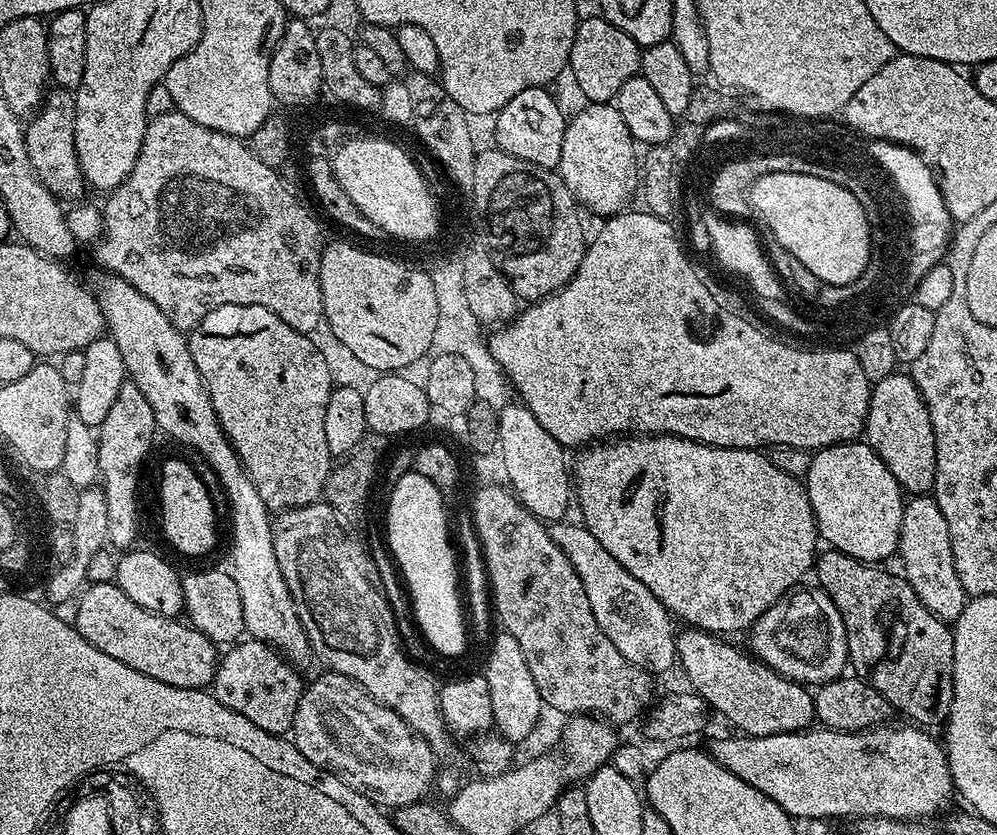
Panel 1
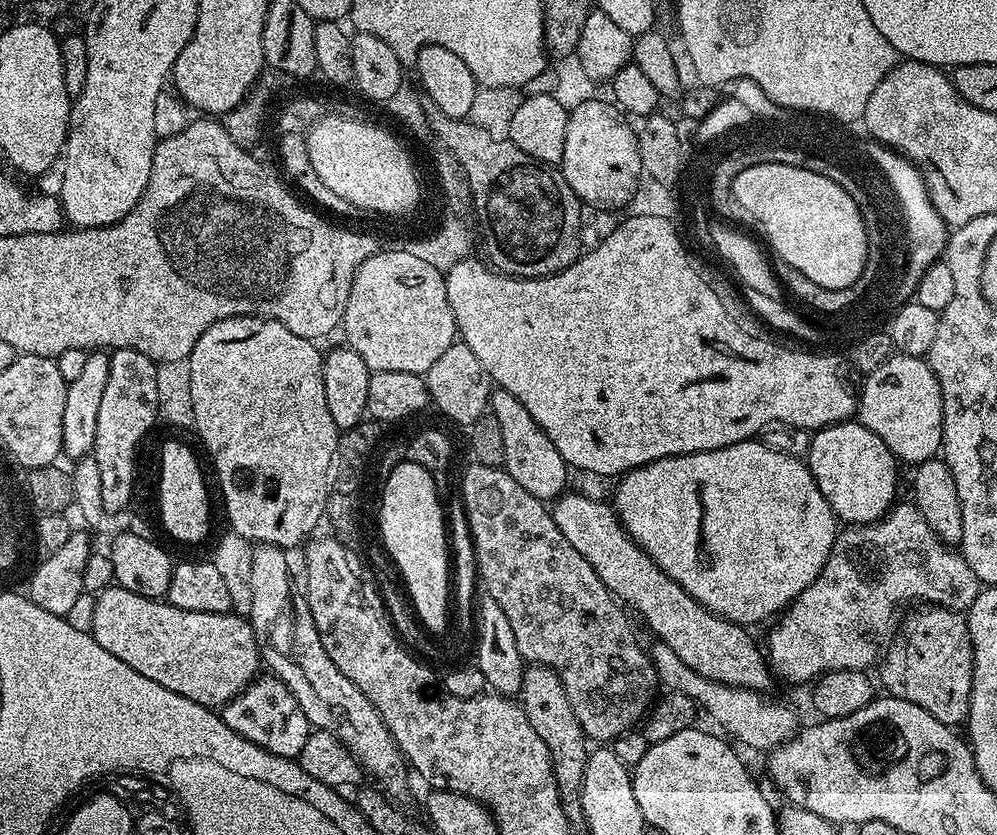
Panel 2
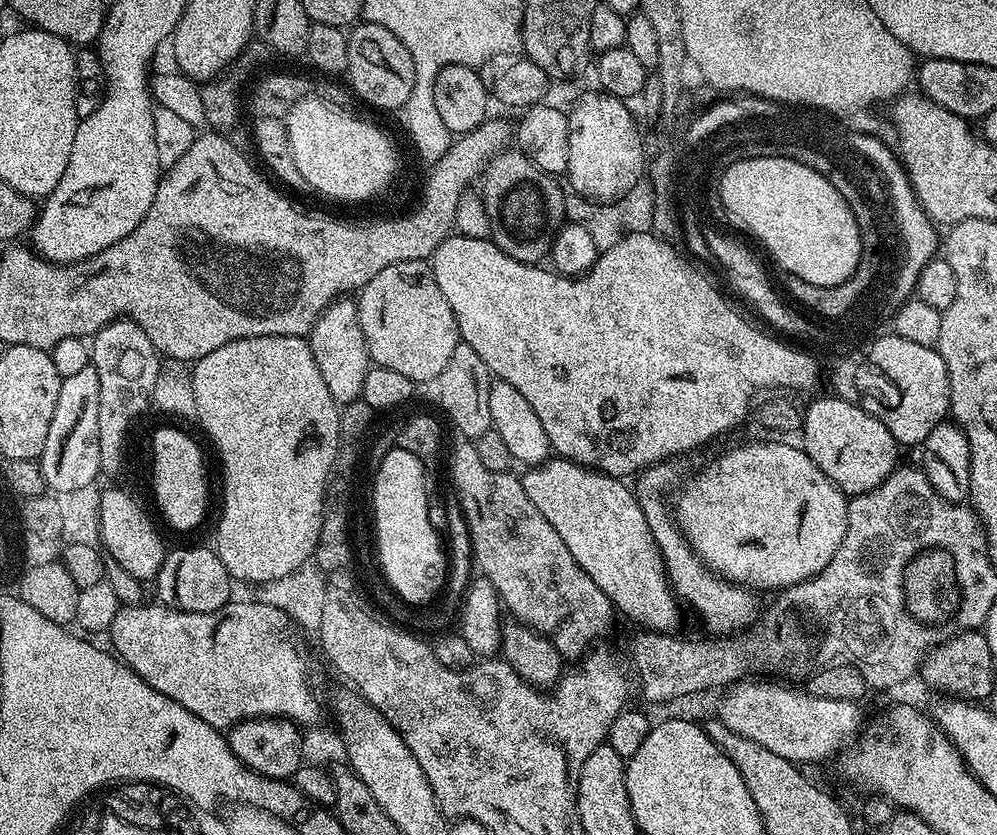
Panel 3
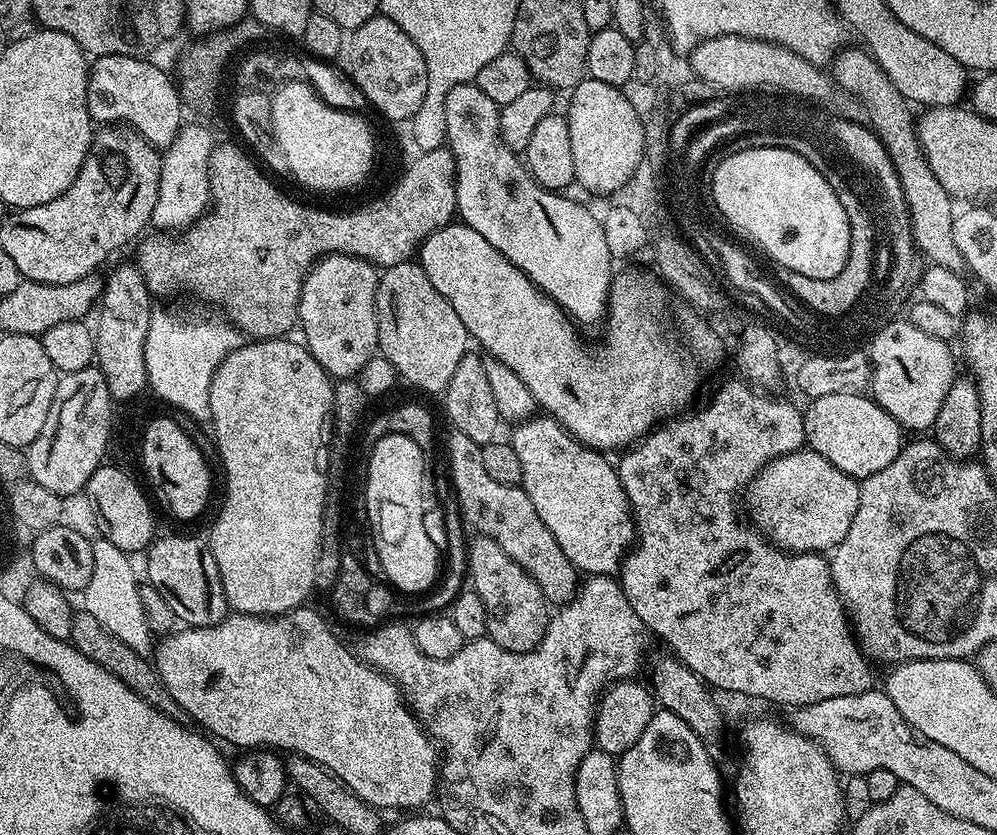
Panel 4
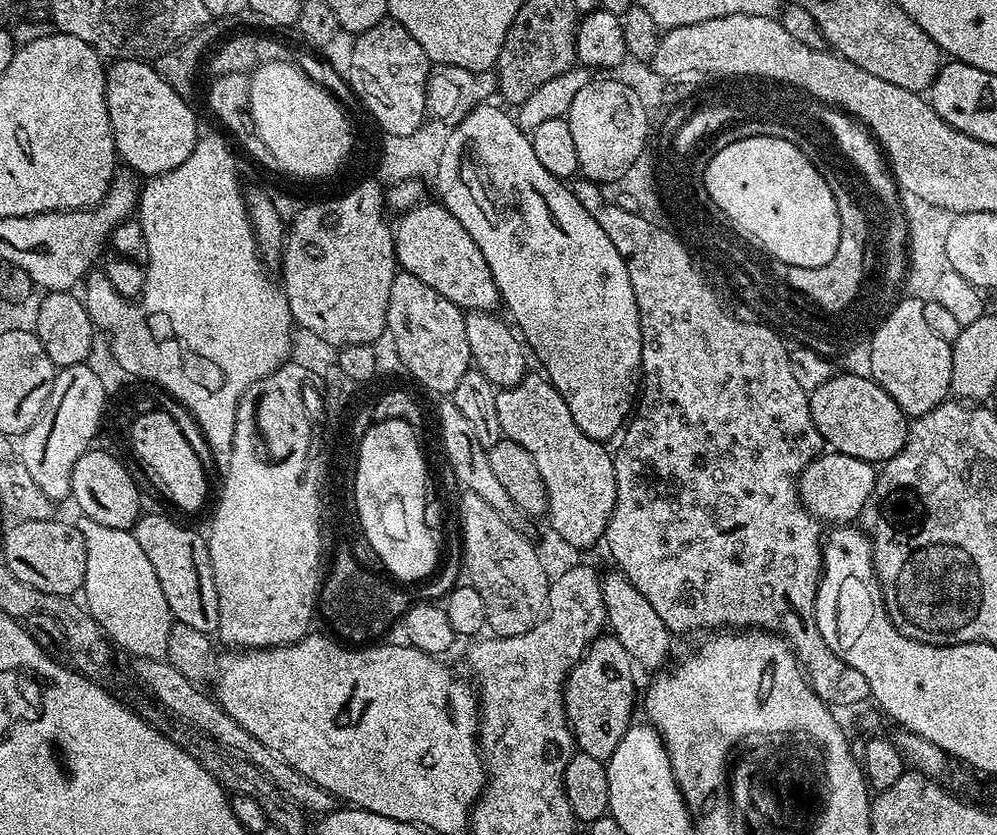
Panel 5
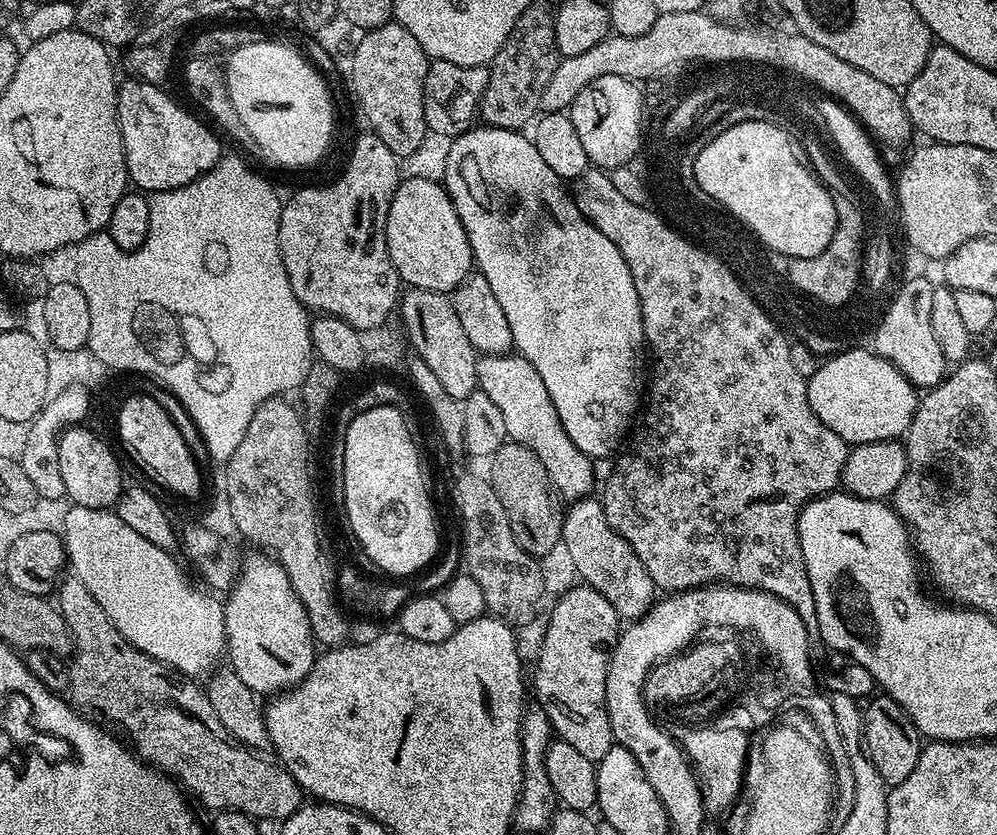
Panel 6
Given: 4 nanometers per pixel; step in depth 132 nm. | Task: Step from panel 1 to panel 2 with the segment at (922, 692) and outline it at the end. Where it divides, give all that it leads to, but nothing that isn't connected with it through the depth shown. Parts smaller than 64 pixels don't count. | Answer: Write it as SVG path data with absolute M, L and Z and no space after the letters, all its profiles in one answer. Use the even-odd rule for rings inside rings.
M939 606L921 607L921 612L916 612L908 621L899 625L898 631L893 635L879 665L880 680L878 676L878 684L880 684L885 693L889 696L897 696L906 702L914 702L914 706L922 706L922 710L934 714L934 718L938 718L938 722L949 726L960 726L968 719L968 703L970 702L970 694L972 693L972 667L974 666L974 654L972 653L972 643L970 642L970 630L968 629L967 619L959 611L951 608L941 608Z

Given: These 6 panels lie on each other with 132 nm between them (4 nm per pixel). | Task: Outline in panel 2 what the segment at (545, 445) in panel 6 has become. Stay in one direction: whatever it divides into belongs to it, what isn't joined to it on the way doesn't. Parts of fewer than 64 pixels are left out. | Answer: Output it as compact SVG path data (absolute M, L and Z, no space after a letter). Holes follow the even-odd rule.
M565 494L555 501L550 508L558 530L594 566L594 574L633 613L637 612L648 623L650 631L661 644L670 646L674 654L690 670L702 678L719 684L728 684L732 688L748 688L752 692L767 693L774 681L774 673L768 667L765 653L752 641L752 636L743 624L735 624L726 618L716 616L705 610L701 604L674 578L664 573L650 557L634 543L628 533L620 526L620 517L611 503L603 504L592 496L571 496Z

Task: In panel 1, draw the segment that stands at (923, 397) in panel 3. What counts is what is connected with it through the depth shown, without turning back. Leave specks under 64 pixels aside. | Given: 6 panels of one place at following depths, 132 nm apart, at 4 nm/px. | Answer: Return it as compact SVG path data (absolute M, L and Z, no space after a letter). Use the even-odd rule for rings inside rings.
M896 370L892 375L872 384L868 417L864 423L863 439L886 462L890 474L908 494L928 494L936 482L936 443L930 414L920 397L911 375Z

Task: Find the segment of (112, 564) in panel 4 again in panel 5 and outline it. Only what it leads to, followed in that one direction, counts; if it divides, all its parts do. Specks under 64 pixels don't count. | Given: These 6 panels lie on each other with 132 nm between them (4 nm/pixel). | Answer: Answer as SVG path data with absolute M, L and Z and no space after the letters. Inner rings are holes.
M86 515L80 517L78 529L85 542L86 574L82 600L88 612L99 622L109 641L117 649L125 648L132 658L165 659L174 617L166 602L166 594L162 594L162 586L158 586L158 574L154 574L154 566L150 566L150 558L146 558L142 546L138 546L131 531L98 526L98 522L94 522Z

